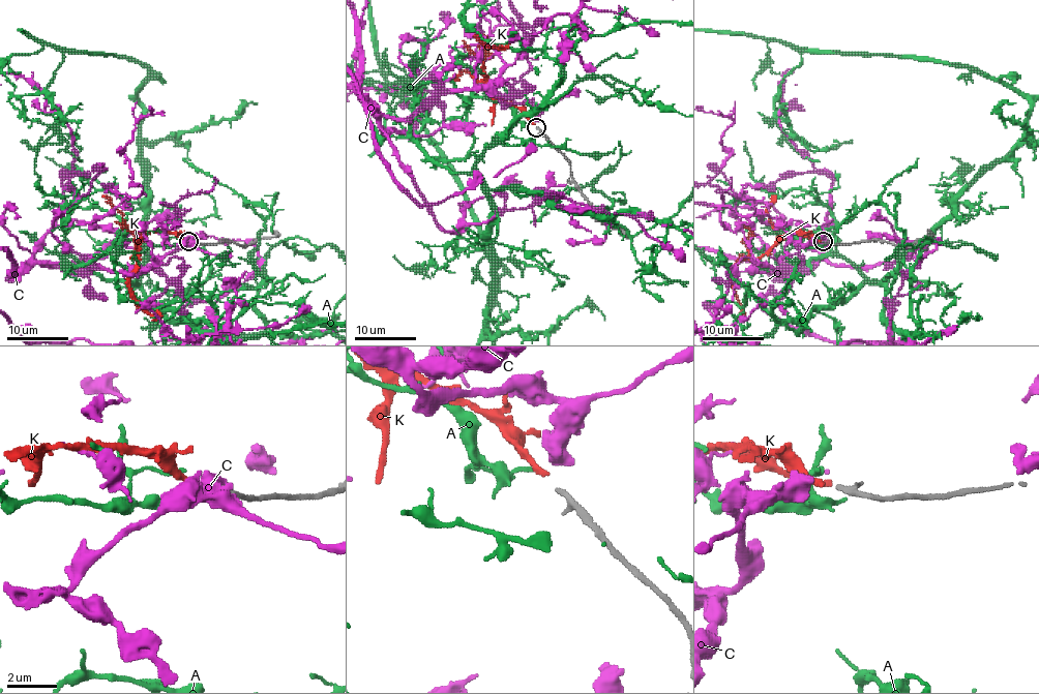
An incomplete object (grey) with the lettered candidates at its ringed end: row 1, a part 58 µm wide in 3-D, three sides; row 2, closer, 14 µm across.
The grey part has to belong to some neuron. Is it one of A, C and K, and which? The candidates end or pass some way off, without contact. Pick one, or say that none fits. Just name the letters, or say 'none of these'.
K

